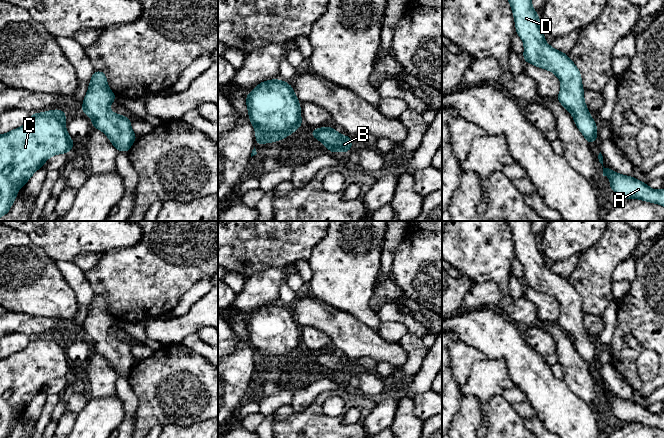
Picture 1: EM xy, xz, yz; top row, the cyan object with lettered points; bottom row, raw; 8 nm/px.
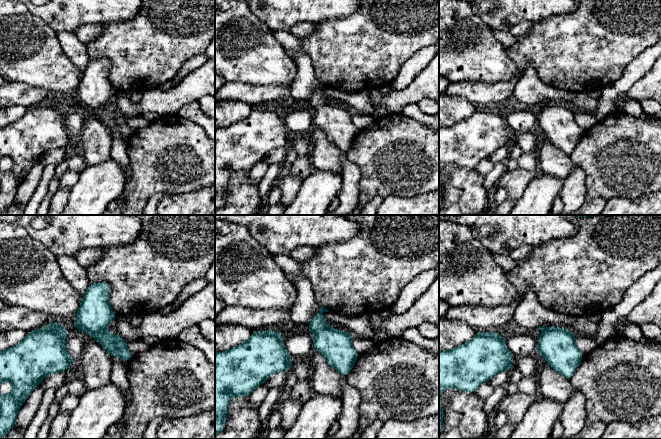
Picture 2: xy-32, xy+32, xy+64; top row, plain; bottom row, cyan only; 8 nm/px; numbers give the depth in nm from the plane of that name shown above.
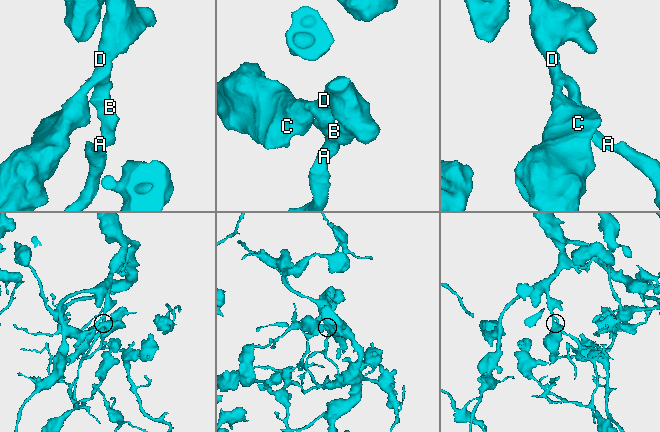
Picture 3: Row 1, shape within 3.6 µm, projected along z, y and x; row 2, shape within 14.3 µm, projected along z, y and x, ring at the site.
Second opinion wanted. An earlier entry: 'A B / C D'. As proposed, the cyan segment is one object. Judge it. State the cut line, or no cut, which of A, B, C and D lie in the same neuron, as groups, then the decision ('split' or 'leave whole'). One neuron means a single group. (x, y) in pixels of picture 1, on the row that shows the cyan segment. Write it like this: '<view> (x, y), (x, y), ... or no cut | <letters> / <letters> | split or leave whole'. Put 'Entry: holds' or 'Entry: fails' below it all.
no cut | A B C D | leave whole
Entry: fails

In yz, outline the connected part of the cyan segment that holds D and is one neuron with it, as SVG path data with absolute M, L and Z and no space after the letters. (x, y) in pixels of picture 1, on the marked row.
M508 0L514 15L516 34L524 42L524 62L531 63L539 68L553 72L561 81L561 91L557 100L563 107L573 115L577 128L586 138L588 144L597 140L598 129L594 119L590 116L588 108L584 102L584 89L582 87L581 73L577 66L567 56L566 53L552 48L545 42L544 32L540 25L539 14L532 7L531 0Z

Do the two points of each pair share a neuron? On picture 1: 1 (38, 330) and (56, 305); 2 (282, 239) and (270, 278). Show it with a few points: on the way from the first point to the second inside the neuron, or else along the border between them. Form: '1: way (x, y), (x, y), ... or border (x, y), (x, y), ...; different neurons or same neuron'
1: border (24, 312), (30, 315), (55, 317), (68, 324); different neurons
2: border (282, 266), (273, 266), (251, 276); different neurons

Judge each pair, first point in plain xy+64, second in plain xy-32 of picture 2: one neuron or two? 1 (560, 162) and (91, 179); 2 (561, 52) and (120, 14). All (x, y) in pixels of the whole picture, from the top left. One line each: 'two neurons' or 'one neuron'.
1: two neurons
2: two neurons

